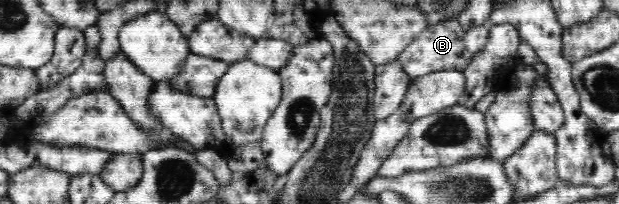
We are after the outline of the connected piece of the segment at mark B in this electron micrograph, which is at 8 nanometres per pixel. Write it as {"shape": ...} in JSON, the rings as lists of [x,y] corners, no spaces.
{"shape":[[[457,18],[429,25],[428,28],[425,28],[425,32],[416,36],[413,42],[409,43],[409,46],[399,54],[397,59],[410,79],[416,79],[435,71],[456,70],[463,73],[472,59],[472,54],[464,43],[465,33],[465,28]]]}

